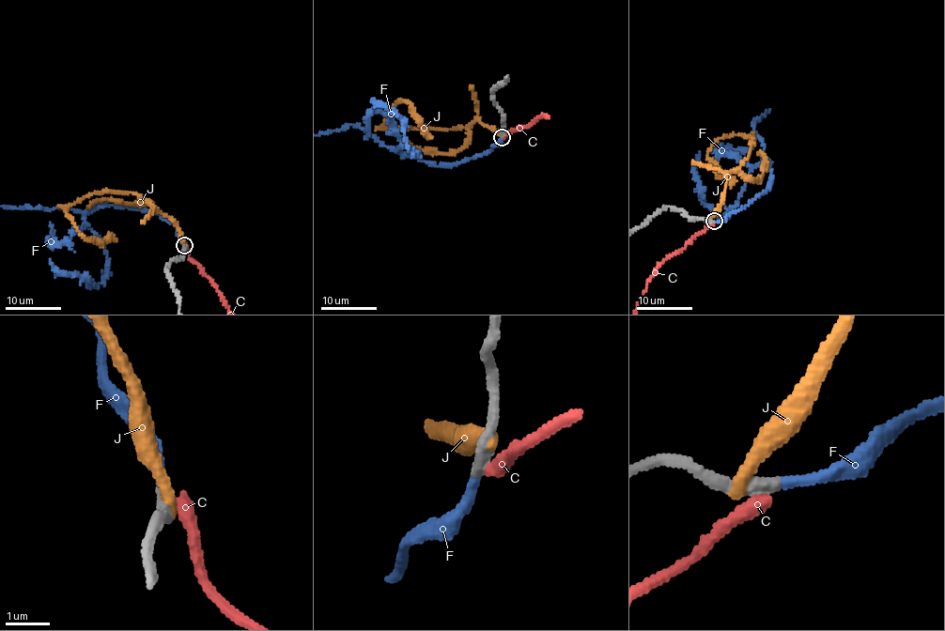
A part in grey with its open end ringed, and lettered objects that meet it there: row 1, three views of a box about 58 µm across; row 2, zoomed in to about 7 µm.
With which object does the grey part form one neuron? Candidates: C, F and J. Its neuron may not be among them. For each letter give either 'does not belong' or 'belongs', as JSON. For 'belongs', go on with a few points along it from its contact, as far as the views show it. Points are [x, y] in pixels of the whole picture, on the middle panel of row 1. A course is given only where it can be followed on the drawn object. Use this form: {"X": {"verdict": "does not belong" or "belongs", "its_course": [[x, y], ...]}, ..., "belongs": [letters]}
{"C": {"verdict": "does not belong"}, "F": {"verdict": "belongs"}, "J": {"verdict": "does not belong"}, "belongs": ["F"]}

